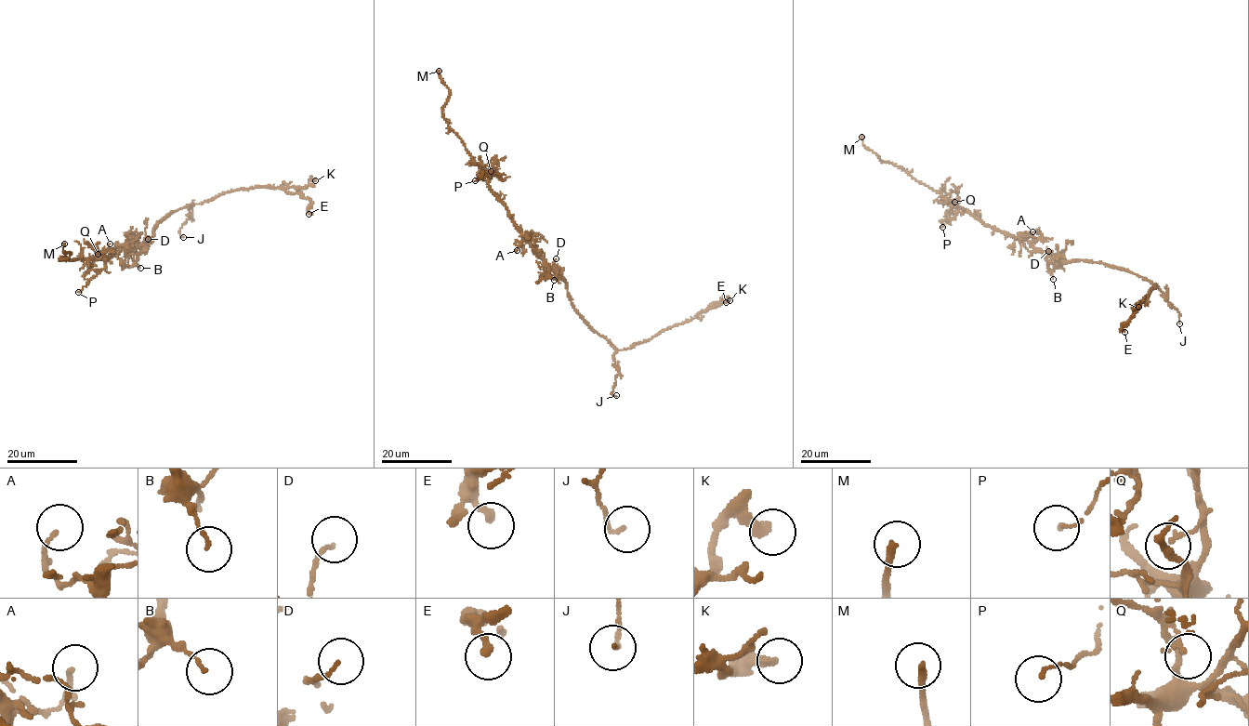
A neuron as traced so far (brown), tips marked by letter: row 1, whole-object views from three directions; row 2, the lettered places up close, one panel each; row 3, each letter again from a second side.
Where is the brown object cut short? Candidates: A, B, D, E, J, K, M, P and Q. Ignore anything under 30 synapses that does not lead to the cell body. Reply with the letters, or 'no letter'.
M

